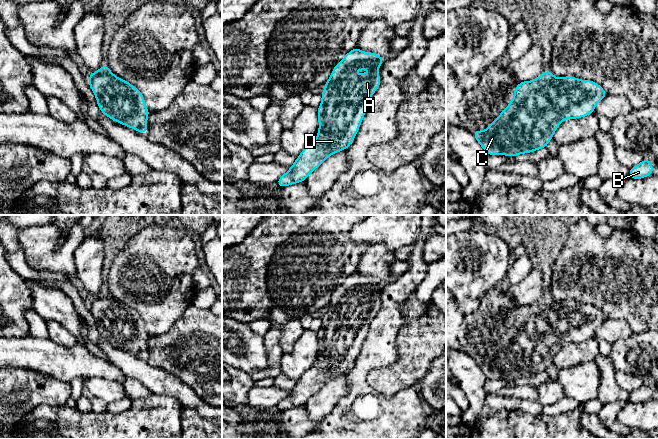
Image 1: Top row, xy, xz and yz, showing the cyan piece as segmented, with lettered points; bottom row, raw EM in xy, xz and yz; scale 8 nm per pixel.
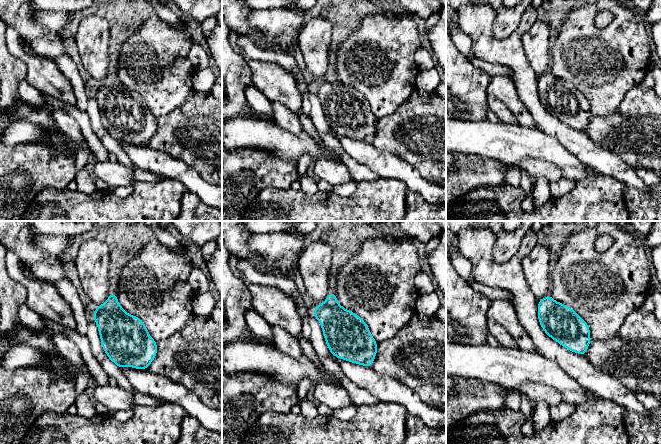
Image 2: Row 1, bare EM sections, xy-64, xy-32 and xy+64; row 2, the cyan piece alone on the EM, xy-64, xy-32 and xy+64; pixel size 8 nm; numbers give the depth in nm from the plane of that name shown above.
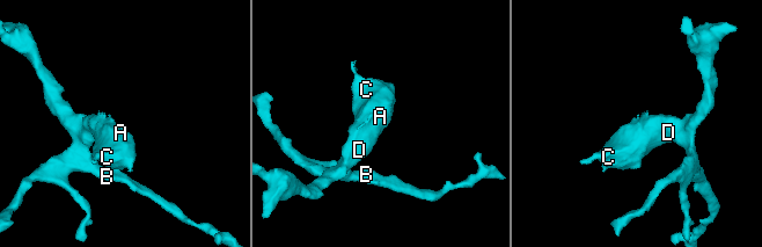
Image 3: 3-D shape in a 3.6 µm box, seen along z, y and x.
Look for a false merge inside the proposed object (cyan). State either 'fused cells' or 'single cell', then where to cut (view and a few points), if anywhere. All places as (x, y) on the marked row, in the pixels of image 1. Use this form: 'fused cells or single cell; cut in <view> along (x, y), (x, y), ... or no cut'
single cell; no cut

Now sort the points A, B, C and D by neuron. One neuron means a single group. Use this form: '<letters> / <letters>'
A B C D

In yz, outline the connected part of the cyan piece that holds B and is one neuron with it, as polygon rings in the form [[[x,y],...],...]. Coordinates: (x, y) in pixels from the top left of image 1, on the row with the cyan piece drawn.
[[[646,157],[641,163],[629,169],[629,177],[642,179],[653,174],[653,165]]]

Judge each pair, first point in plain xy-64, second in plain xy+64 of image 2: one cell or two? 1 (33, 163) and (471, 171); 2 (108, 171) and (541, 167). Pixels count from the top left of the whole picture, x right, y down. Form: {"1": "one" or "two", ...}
{"1": "one", "2": "one"}

